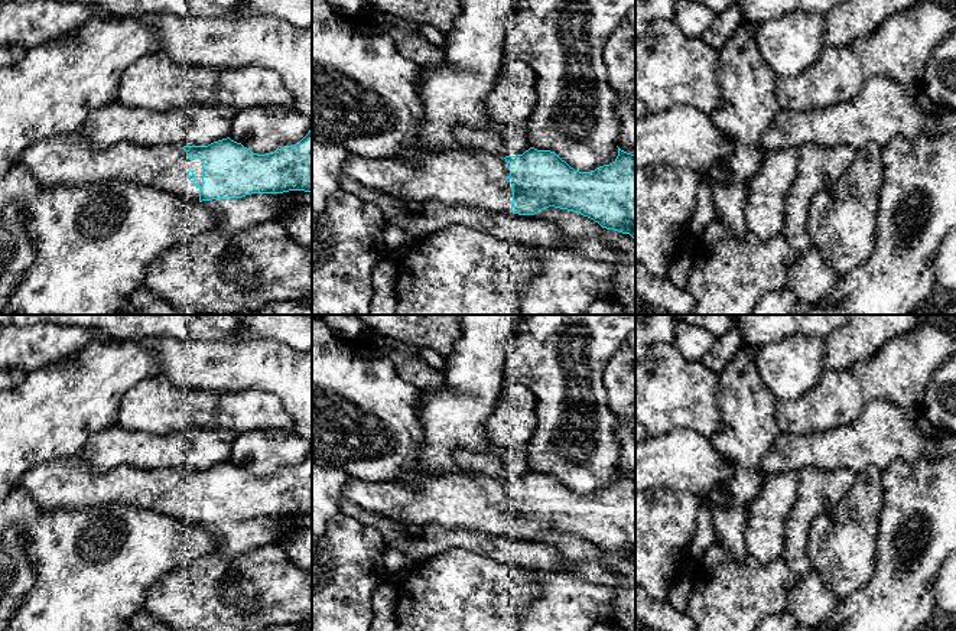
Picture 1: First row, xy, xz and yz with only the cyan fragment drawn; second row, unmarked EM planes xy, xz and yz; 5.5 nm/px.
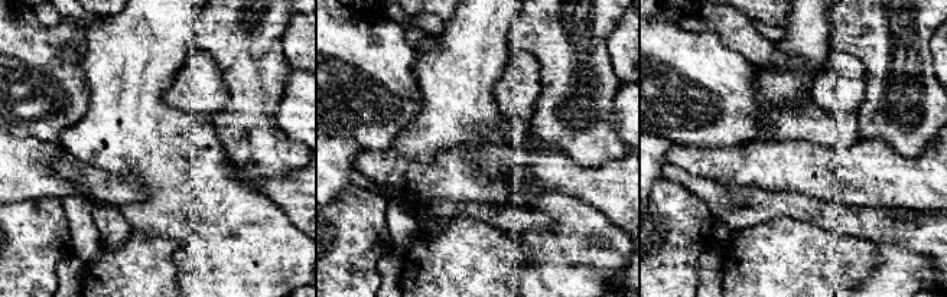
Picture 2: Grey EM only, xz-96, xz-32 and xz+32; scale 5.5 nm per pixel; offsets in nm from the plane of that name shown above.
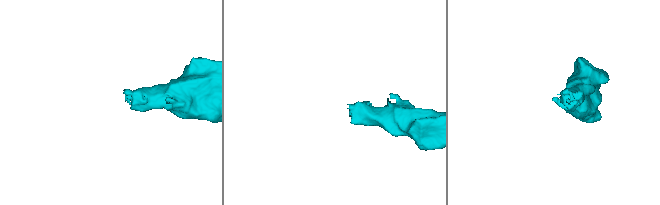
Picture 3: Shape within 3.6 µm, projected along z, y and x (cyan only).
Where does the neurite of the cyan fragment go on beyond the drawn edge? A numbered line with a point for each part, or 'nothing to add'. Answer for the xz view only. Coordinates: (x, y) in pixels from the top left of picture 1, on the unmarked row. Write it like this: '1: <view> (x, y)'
1: xz (470, 501)

